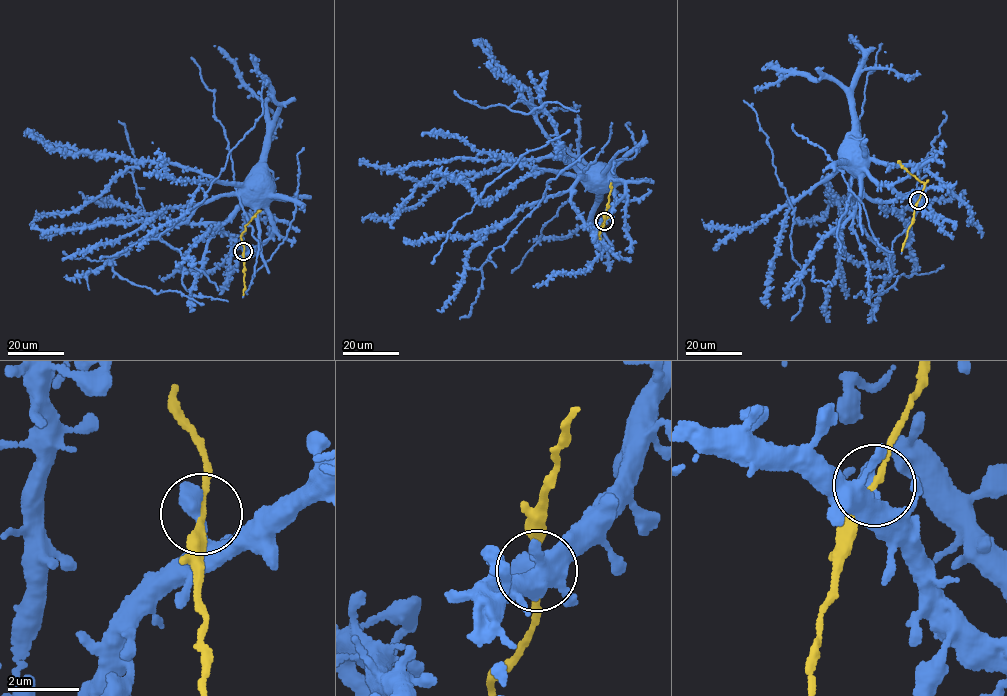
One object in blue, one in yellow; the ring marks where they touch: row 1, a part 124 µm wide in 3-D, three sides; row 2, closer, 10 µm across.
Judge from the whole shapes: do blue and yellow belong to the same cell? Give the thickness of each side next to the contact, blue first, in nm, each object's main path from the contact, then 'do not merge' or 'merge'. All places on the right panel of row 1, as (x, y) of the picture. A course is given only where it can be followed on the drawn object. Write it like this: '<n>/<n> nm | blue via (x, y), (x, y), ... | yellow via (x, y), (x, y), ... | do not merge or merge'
500/150 nm | blue via (918, 200), (904, 197), (889, 185), (878, 184), (872, 178), (866, 168), (867, 148), (859, 134), (856, 137) | yellow via (918, 200), (924, 184), (898, 161) | merge

